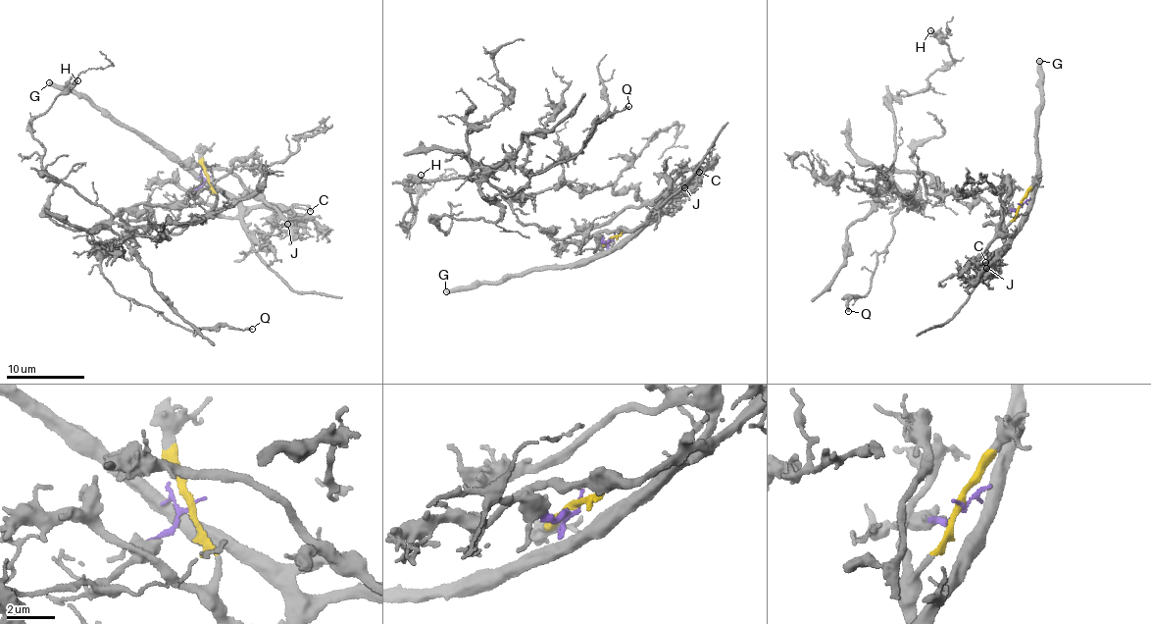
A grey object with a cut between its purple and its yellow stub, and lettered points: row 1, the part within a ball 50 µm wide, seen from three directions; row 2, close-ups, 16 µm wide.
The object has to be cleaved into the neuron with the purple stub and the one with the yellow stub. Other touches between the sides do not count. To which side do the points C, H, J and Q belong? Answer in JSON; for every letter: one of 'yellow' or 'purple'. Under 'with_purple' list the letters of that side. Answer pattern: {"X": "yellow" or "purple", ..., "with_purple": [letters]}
{"C": "yellow", "H": "purple", "J": "yellow", "Q": "purple", "with_purple": ["H", "Q"]}

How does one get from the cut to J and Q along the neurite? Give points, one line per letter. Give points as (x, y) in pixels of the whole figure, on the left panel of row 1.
J: (208, 177), (221, 214), (239, 217), (261, 207), (286, 211), (295, 223), (292, 229), (287, 224)
Q: (208, 177), (176, 203), (108, 219), (92, 232), (104, 245), (95, 253), (117, 292), (186, 329), (253, 330)

